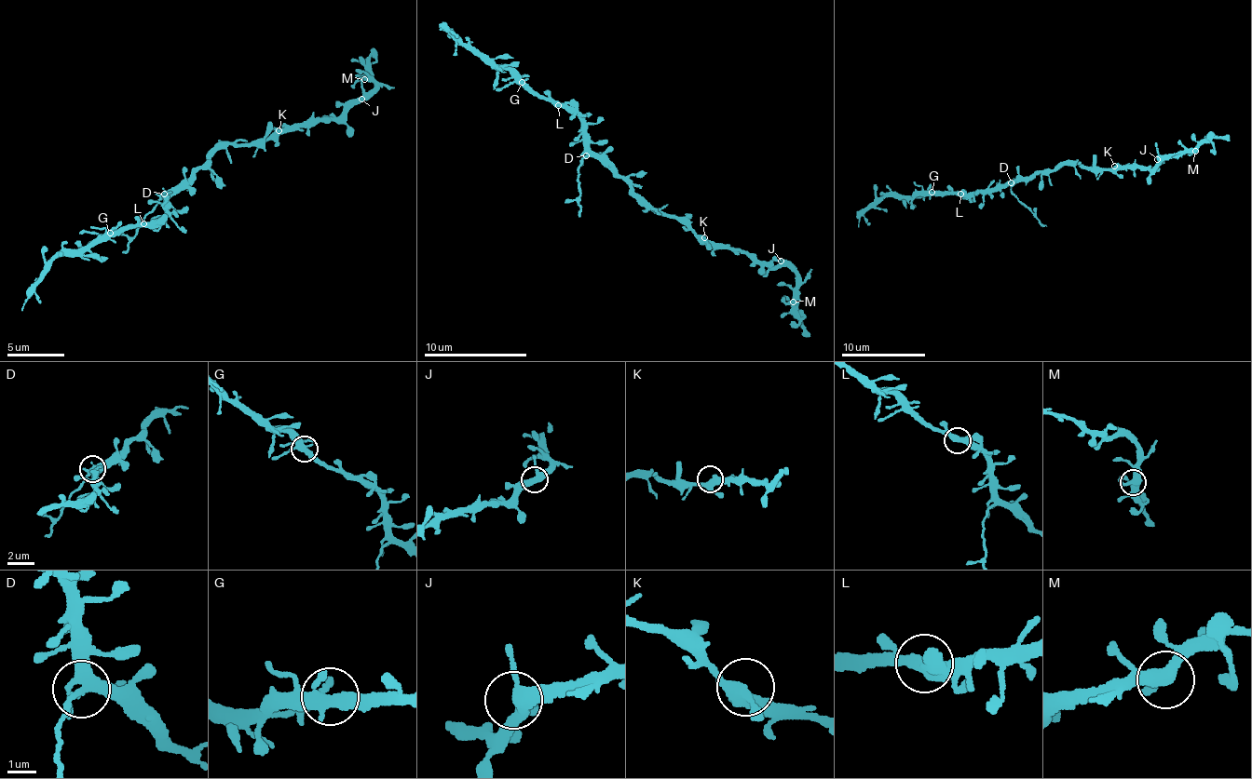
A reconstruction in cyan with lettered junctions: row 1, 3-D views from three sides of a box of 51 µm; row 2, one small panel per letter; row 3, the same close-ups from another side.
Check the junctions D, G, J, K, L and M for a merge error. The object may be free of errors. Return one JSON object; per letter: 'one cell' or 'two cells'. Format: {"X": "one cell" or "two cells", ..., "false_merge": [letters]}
{"D": "two cells", "G": "one cell", "J": "one cell", "K": "one cell", "L": "one cell", "M": "one cell", "false_merge": ["D"]}

